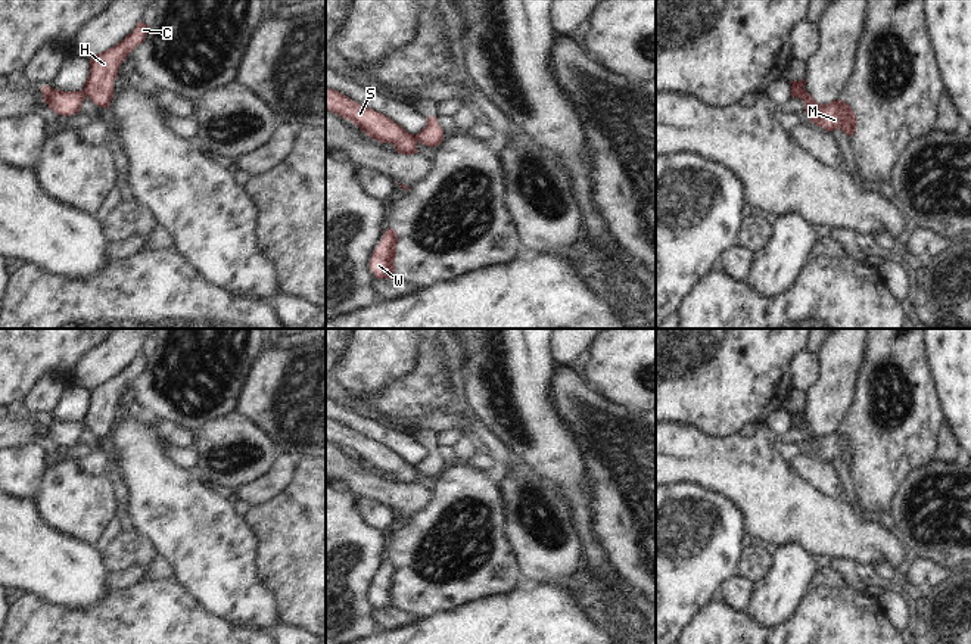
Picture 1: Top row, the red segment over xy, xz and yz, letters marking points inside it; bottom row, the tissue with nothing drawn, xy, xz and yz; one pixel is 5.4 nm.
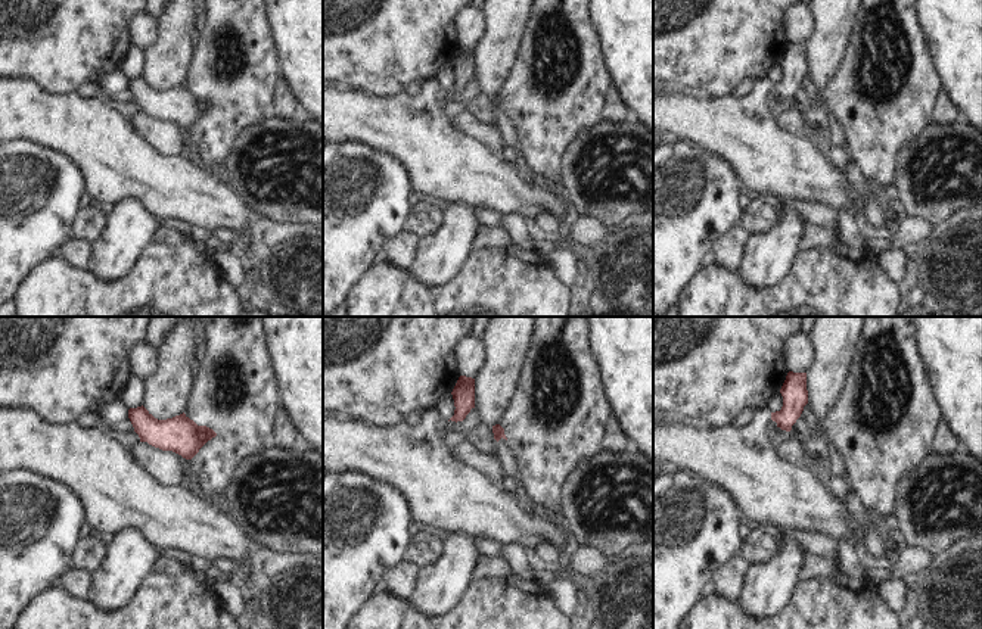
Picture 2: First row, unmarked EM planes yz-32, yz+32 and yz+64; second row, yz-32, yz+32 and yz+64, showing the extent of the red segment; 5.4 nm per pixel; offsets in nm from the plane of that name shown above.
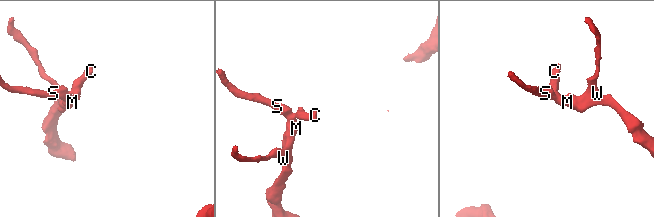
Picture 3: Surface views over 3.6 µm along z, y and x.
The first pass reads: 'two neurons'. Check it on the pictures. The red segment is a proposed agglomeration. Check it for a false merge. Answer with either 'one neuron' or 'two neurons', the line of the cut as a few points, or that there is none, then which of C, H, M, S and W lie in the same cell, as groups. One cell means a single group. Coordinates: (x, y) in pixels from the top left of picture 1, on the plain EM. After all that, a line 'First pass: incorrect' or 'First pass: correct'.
two neurons; cut in yz along (803, 417), (794, 426); C H / M S W
First pass: correct

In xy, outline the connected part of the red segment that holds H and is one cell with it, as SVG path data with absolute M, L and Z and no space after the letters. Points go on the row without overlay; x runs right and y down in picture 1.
M141 351L122 371L90 389L90 405L83 421L94 435L109 439L118 399L127 385L143 373L147 363L149 357Z

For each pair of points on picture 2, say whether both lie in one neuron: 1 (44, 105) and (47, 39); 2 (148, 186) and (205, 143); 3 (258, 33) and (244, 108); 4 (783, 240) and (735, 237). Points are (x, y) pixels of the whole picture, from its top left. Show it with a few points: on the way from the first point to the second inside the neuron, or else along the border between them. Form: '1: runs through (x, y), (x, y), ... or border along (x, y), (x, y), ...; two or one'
1: border along (15, 74), (27, 74), (53, 92), (77, 92); two
2: border along (195, 156), (220, 171); two
3: runs through (252, 52), (252, 65), (244, 75), (244, 89); one
4: border along (751, 236), (737, 270); two

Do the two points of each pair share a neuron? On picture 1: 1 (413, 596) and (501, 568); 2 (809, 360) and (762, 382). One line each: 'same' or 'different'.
1: same
2: different

